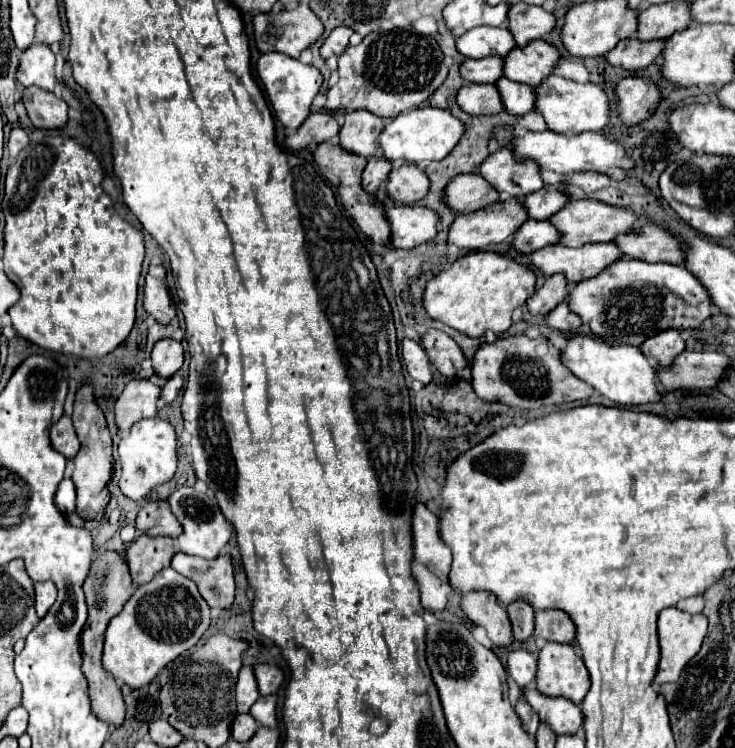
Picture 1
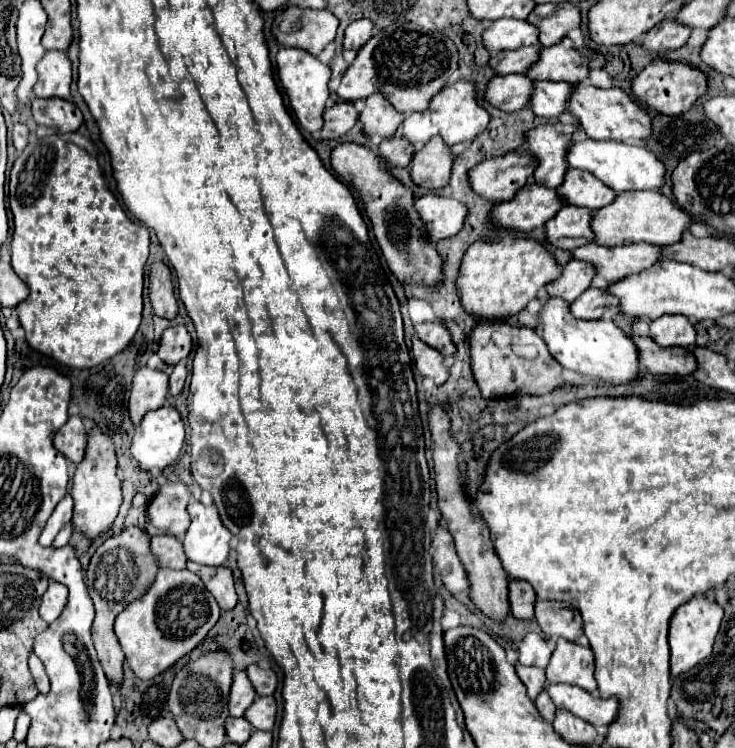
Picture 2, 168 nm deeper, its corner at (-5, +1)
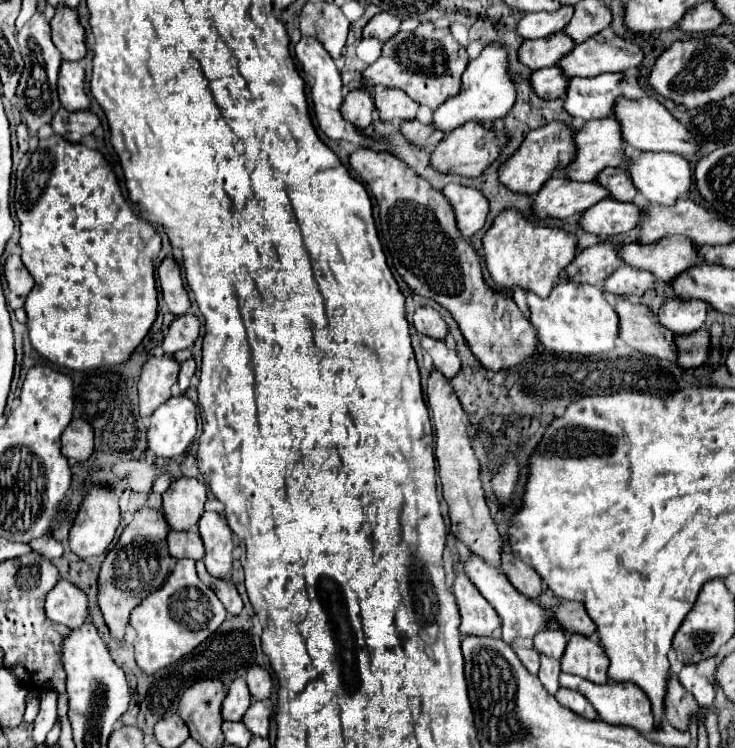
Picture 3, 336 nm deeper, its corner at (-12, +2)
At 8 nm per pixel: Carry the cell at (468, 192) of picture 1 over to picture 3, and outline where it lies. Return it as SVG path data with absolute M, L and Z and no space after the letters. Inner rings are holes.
M550 122L542 128L536 128L524 138L520 148L506 160L506 164L500 166L500 184L512 188L512 192L516 194L536 194L542 188L542 184L554 176L558 168L568 166L568 162L574 156L572 152L572 130L566 124Z

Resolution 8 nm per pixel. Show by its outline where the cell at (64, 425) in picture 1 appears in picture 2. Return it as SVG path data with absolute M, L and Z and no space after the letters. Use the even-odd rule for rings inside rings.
M79 415L69 417L69 421L55 433L53 445L71 463L75 463L75 465L81 463L83 455L85 455L85 447L87 447L87 431L85 431L83 419Z

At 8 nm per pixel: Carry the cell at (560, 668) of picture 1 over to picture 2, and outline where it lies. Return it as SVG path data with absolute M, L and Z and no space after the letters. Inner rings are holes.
M559 639L553 651L551 663L547 665L549 683L569 683L583 687L589 693L597 691L595 673L595 655L591 647Z

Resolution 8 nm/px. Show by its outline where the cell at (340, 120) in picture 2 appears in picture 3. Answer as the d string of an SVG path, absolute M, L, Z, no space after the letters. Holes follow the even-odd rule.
M352 90L352 92L348 92L348 96L344 98L344 102L340 106L342 116L350 124L354 124L358 130L364 130L370 124L372 110L374 110L374 98L366 90Z

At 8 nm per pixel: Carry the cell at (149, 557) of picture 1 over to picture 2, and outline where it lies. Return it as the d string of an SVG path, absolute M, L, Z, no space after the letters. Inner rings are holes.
M155 535L151 539L151 551L159 557L161 567L183 569L187 563L187 555L183 551L183 543L171 535Z

